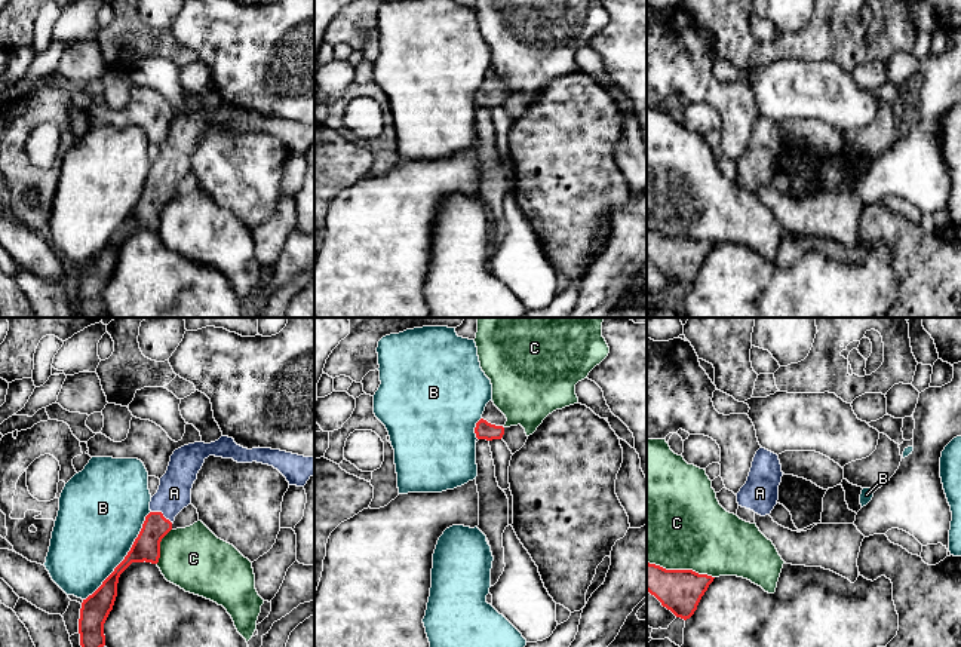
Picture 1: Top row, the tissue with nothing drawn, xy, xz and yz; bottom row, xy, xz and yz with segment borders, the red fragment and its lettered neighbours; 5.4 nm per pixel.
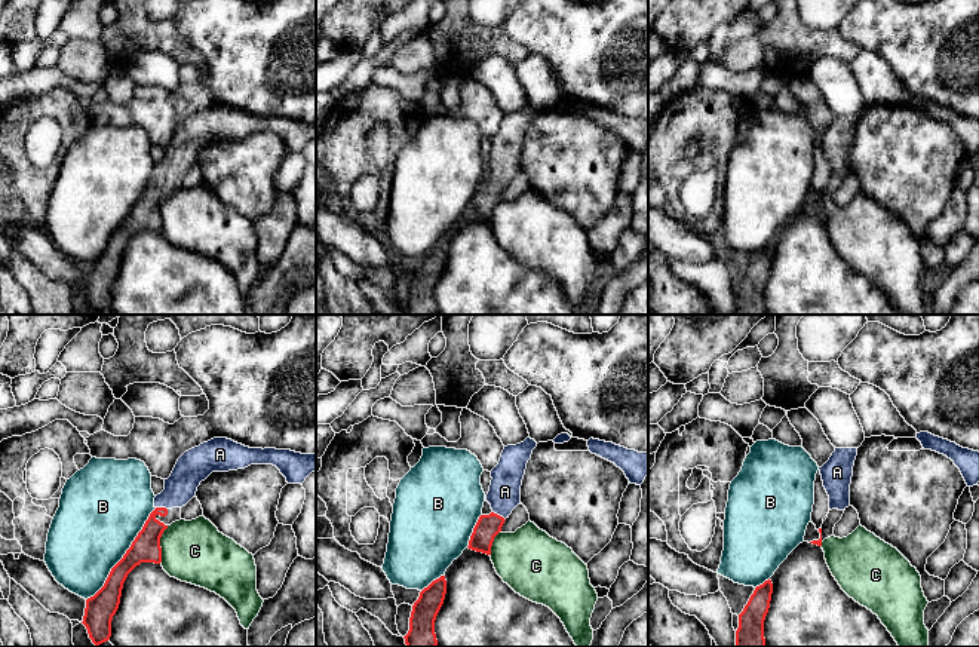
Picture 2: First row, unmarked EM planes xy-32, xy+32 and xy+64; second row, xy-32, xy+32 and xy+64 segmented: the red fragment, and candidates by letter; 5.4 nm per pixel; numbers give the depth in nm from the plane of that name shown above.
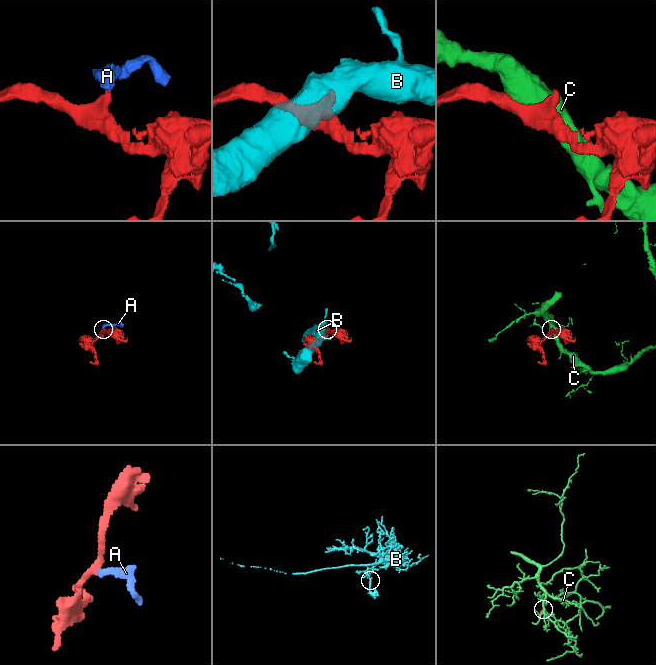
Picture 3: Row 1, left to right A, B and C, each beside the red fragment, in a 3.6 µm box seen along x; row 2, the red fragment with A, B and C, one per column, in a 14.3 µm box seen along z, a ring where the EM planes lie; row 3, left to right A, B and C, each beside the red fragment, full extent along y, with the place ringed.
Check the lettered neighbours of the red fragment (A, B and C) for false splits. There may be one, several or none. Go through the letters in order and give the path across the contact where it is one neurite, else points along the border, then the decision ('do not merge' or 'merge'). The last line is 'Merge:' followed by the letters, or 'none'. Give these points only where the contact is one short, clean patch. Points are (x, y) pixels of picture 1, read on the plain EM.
A: across xy (146, 215), (162, 181), (174, 161) | merge
B: do not merge
C: do not merge
Merge: A

